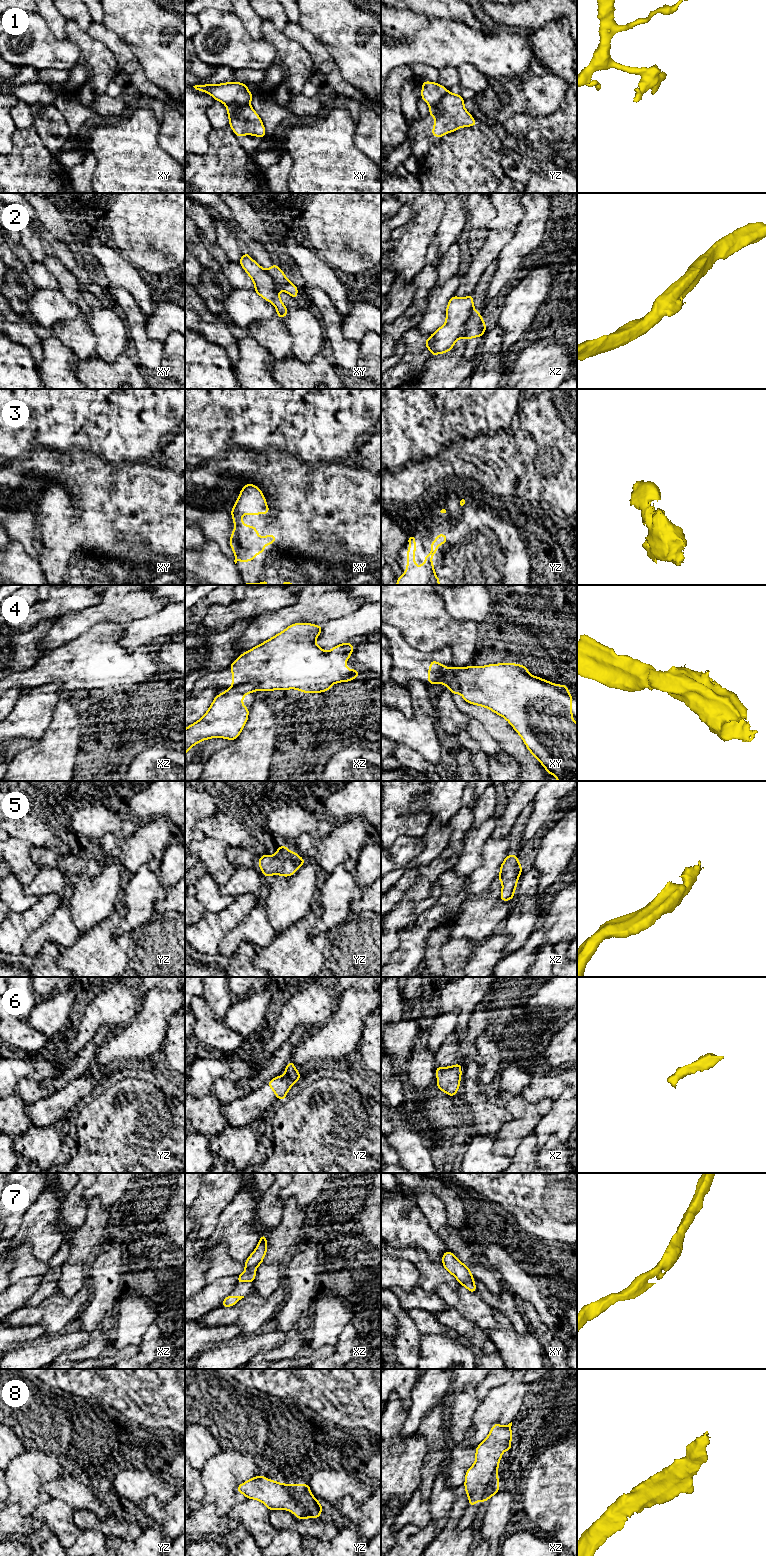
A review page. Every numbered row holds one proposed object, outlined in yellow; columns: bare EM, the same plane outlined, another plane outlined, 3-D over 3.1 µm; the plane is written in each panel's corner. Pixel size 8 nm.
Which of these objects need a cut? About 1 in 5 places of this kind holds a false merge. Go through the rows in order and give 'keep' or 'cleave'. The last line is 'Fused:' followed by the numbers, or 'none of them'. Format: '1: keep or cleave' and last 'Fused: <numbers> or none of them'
1: cleave
2: cleave
3: keep
4: cleave
5: keep
6: keep
7: keep
8: keep
Fused: 1, 2, 4

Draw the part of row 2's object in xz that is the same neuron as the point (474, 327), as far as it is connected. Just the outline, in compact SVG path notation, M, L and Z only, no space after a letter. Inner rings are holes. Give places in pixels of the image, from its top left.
M474 312L468 317L466 323L464 324L464 332L462 338L465 340L474 337L482 338L486 328L487 326L483 321L480 312Z

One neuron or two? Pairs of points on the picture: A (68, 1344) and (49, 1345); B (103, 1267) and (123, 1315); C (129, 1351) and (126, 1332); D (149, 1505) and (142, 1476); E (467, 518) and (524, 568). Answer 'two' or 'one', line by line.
A: one
B: two
C: two
D: two
E: one

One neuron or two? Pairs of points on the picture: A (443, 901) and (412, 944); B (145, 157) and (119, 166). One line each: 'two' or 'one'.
A: one
B: one

